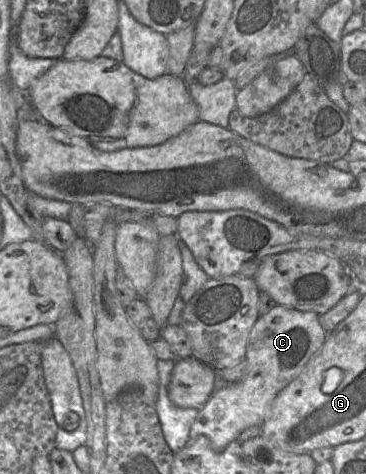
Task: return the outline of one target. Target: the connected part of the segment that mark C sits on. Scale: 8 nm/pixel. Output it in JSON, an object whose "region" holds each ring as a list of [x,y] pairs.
{"region":[[[276,305],[268,313],[259,316],[253,325],[246,346],[245,361],[247,372],[238,382],[217,387],[208,401],[199,409],[190,432],[189,440],[205,435],[216,452],[223,451],[231,442],[236,441],[249,427],[261,425],[268,416],[271,405],[278,395],[303,370],[310,358],[322,347],[328,333],[319,322],[319,315],[293,308]]]}

